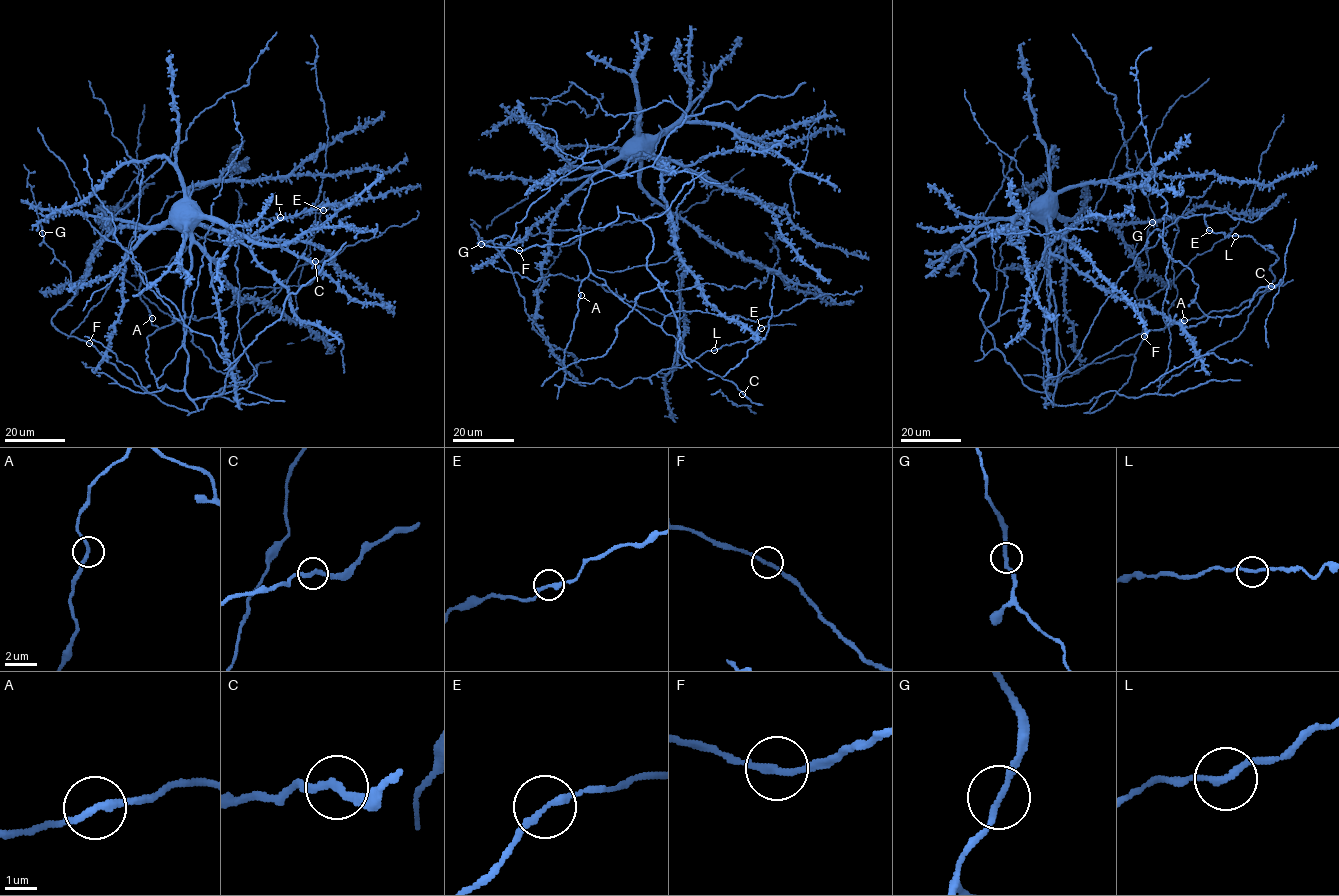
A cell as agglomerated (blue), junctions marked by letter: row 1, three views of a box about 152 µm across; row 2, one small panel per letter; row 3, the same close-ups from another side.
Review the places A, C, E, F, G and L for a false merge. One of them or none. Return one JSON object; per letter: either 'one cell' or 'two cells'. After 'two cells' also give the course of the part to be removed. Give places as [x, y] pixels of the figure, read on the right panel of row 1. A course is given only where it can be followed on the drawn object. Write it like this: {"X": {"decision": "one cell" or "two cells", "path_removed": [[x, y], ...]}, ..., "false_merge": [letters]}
{"A": {"decision": "one cell"}, "C": {"decision": "one cell"}, "E": {"decision": "one cell"}, "F": {"decision": "one cell"}, "G": {"decision": "one cell"}, "L": {"decision": "one cell"}, "false_merge": []}

